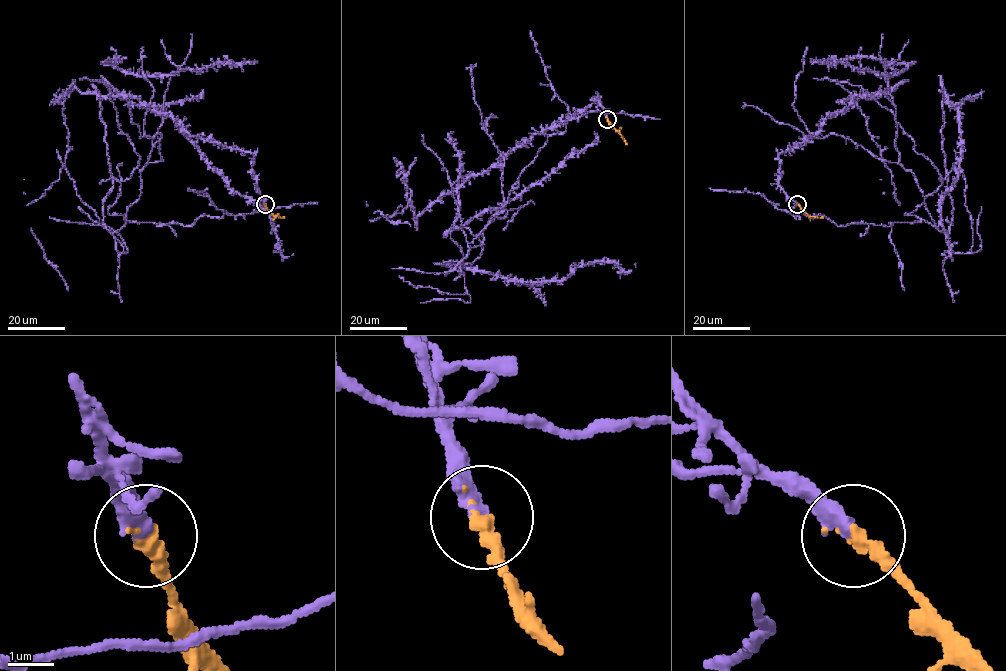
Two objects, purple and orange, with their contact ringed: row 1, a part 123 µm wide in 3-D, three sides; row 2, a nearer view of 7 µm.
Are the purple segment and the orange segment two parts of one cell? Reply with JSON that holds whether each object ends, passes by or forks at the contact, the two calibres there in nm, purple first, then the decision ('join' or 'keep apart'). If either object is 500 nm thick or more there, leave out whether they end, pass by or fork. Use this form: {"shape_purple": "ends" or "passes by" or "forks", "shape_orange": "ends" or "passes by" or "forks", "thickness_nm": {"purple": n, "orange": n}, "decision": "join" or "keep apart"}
{"shape_purple": "ends", "shape_orange": "ends", "thickness_nm": {"purple": 400, "orange": 360}, "decision": "join"}

